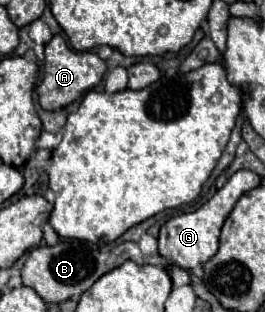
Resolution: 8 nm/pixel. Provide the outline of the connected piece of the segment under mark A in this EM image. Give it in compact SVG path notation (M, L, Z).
M54 36L46 44L46 64L43 66L43 77L38 86L38 102L44 110L60 110L74 100L78 100L84 92L92 90L100 84L106 72L106 62L98 58L94 52L76 52L72 50L62 36Z

